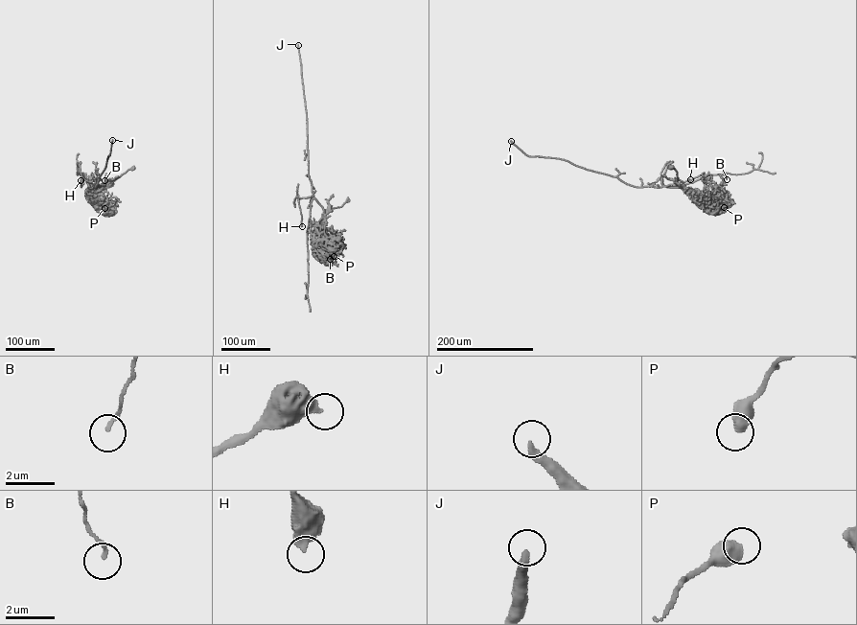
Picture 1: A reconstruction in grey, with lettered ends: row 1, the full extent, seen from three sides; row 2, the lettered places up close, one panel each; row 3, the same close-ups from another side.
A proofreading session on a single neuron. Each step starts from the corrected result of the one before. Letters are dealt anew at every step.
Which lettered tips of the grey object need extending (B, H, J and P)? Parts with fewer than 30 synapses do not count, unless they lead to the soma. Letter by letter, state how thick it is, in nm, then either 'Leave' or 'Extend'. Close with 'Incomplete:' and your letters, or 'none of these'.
B: Thickness 130 nm. Leave
H: Thickness 500 nm. Leave
J: Thickness 320 nm. Extend
P: Thickness 550 nm. Leave
Incomplete: J

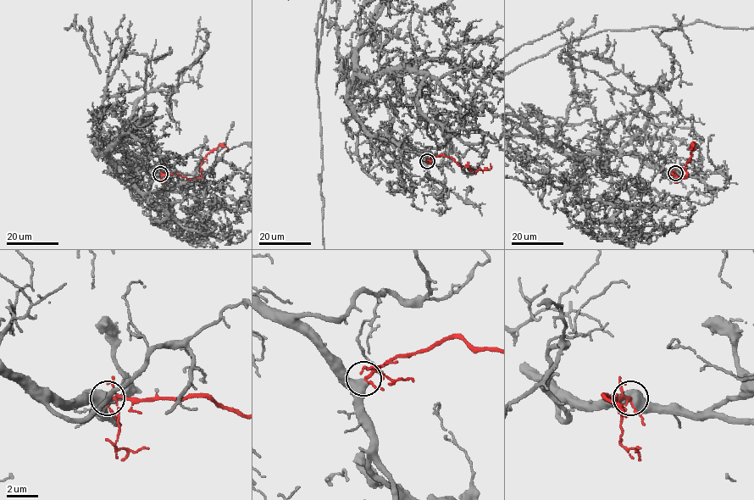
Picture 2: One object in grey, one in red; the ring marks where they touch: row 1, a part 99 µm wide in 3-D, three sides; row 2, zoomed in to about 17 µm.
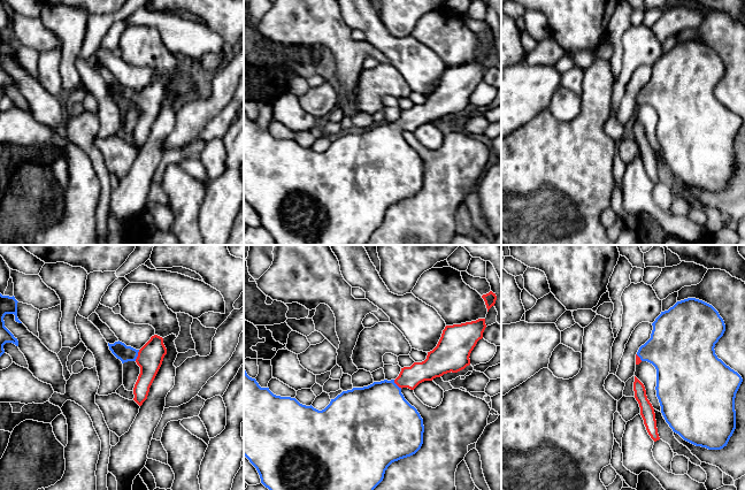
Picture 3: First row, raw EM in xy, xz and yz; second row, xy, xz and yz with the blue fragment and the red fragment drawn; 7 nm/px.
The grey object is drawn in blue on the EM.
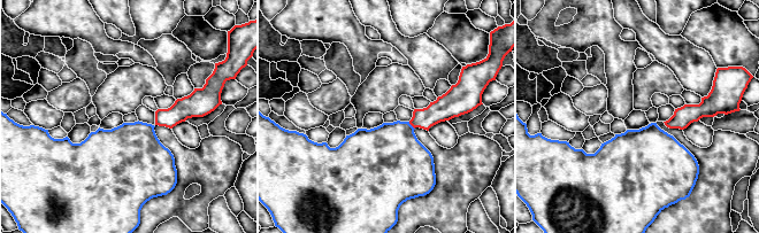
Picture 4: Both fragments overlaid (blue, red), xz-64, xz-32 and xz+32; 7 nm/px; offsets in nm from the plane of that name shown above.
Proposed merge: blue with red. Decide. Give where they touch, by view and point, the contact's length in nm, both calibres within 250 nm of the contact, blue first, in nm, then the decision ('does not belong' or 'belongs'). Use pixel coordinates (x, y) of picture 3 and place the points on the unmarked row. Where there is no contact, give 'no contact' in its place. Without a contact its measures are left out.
meets blue in xy at (137, 98); contact 90 nm long; 110 nm thick on the blue side, 180 nm on the other; belongs

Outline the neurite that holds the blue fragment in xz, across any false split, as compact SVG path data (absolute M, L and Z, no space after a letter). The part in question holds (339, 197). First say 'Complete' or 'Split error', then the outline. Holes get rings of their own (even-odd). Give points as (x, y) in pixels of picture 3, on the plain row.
Split error. M485 61L466 64L461 67L446 68L437 89L428 94L427 101L422 105L414 105L410 109L401 110L399 118L395 122L384 122L374 124L363 130L353 130L352 132L343 133L322 153L314 151L312 147L306 148L300 146L295 140L281 139L274 137L269 130L261 130L255 121L247 117L244 112L244 198L256 210L261 225L268 230L275 239L276 245L366 245L374 231L383 223L387 209L400 201L415 197L423 186L423 161L417 152L412 148L401 136L402 130L414 132L424 123L432 123L447 115L458 115L470 107L470 95L477 84L483 81L483 75L486 70Z

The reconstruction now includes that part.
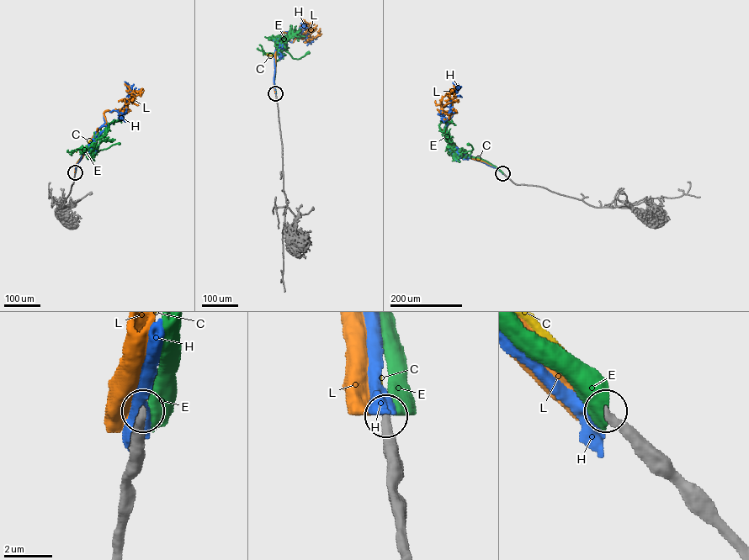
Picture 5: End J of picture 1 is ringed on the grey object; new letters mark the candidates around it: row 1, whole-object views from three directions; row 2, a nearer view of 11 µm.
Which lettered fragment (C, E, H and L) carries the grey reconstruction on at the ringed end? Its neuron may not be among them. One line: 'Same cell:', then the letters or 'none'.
Same cell: none

